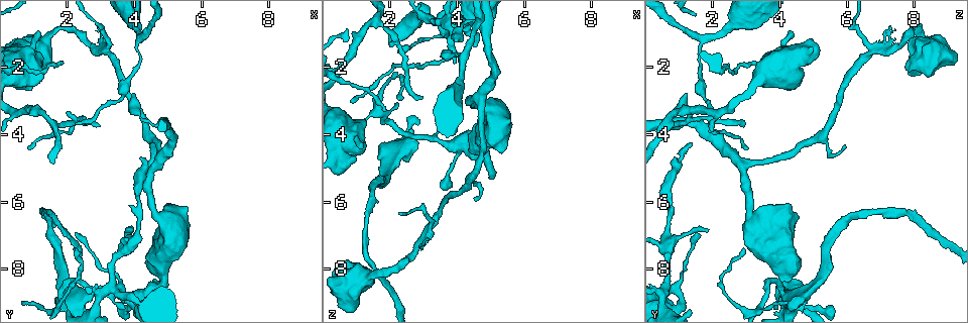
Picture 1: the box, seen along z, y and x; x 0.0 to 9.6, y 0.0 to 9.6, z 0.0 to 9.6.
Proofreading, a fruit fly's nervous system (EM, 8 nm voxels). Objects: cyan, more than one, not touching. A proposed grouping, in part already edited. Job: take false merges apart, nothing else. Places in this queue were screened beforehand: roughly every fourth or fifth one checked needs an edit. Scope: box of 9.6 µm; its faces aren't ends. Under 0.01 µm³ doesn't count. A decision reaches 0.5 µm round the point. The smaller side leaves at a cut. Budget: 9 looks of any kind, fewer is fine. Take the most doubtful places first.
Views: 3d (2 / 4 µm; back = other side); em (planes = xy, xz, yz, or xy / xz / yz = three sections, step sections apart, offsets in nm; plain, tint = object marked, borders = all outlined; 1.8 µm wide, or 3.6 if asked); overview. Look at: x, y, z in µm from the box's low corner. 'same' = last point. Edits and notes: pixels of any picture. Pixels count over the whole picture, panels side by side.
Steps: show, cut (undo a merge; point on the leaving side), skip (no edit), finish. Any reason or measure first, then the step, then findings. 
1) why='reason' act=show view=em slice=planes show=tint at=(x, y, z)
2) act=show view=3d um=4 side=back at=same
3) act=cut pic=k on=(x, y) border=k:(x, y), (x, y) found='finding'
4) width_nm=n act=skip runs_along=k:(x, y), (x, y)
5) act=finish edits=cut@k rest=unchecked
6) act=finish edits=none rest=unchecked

why='three-way junction' act=show view=em slice=xz step=4 show=tint at=(3.10, 1.55, 6.85)

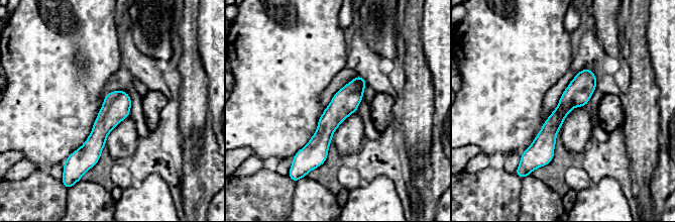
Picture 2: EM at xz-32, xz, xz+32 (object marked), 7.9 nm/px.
act=show view=em slice=planes show=tint at=same

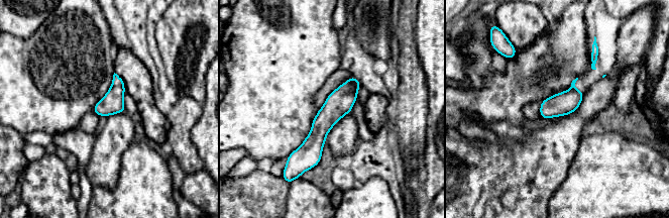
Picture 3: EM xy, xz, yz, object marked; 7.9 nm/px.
act=skip runs_along=3:(354, 81), (301, 161) found='continuous, no second neuron'

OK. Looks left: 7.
why='calibre changes' act=show view=em slice=xy step=4 show=tint at=(3.35, 8.65, 0.60)

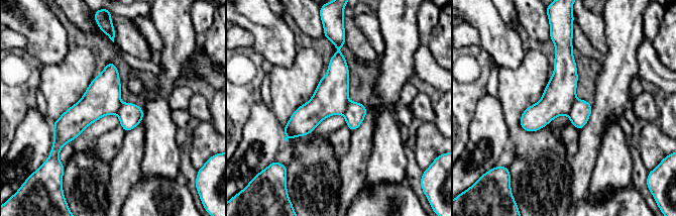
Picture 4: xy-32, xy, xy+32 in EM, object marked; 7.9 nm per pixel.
why='another direction' act=show view=em slice=xz step=8 show=tint at=same

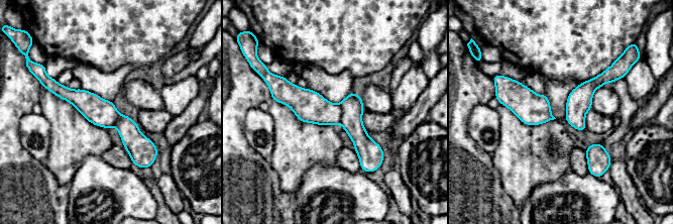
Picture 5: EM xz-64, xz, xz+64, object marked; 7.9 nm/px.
act=cut pic=5 on=(312, 107) border=5:(338, 104), (341, 109), (340, 122) found='two neurons meet here'

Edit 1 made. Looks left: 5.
why='sudden change in width' act=show view=3d um=4 at=(4.75, 6.35, 3.15)

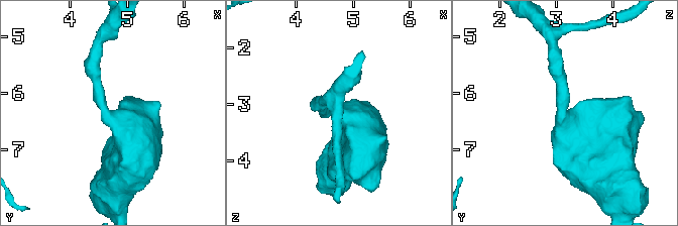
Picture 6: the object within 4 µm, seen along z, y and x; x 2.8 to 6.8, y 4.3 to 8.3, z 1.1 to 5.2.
arms=3 arm_widths_nm=220,320,500 why='shape alone is not enough' act=show view=em slice=planes show=tint at=(4.70, 6.40, 3.10)

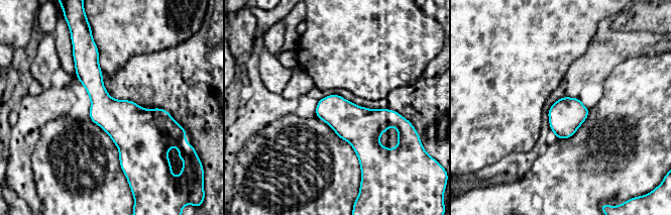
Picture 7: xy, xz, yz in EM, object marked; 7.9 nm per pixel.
width_nm=280 act=skip found='one neuron here'

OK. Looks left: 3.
act=finish edits=cut@5 rest=unchecked

